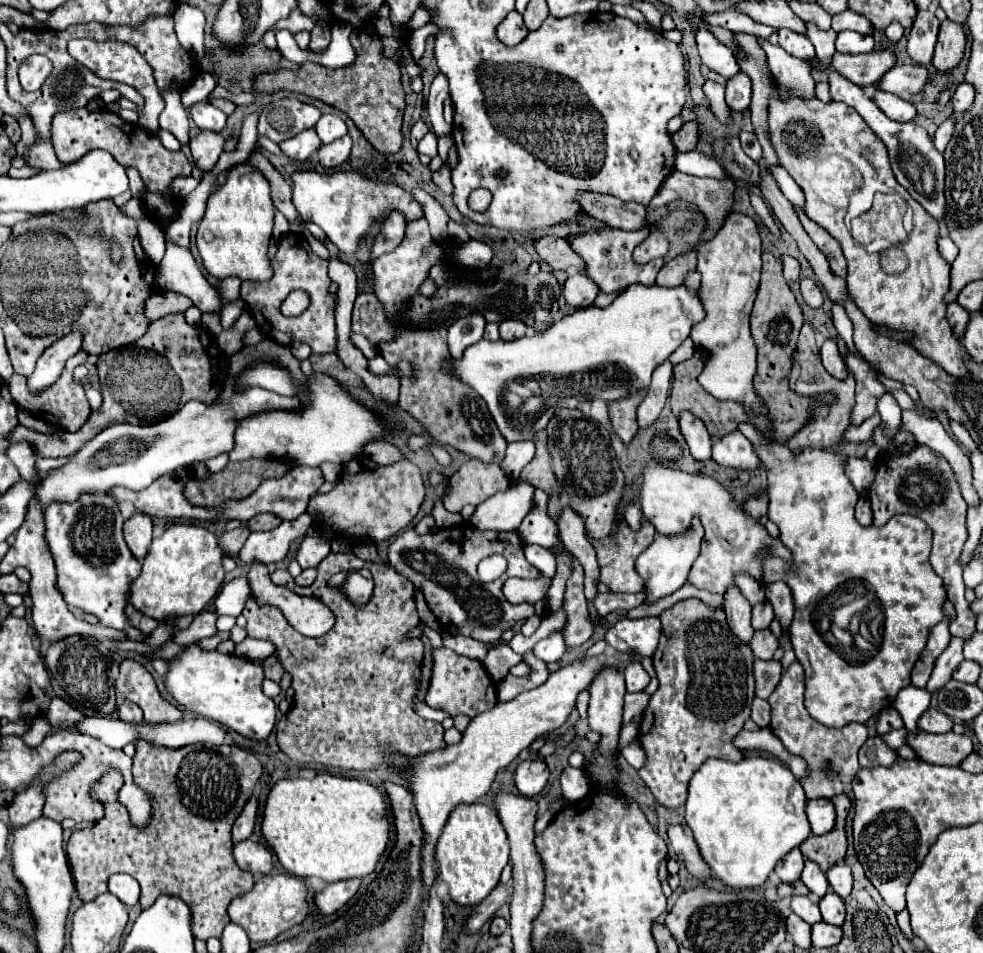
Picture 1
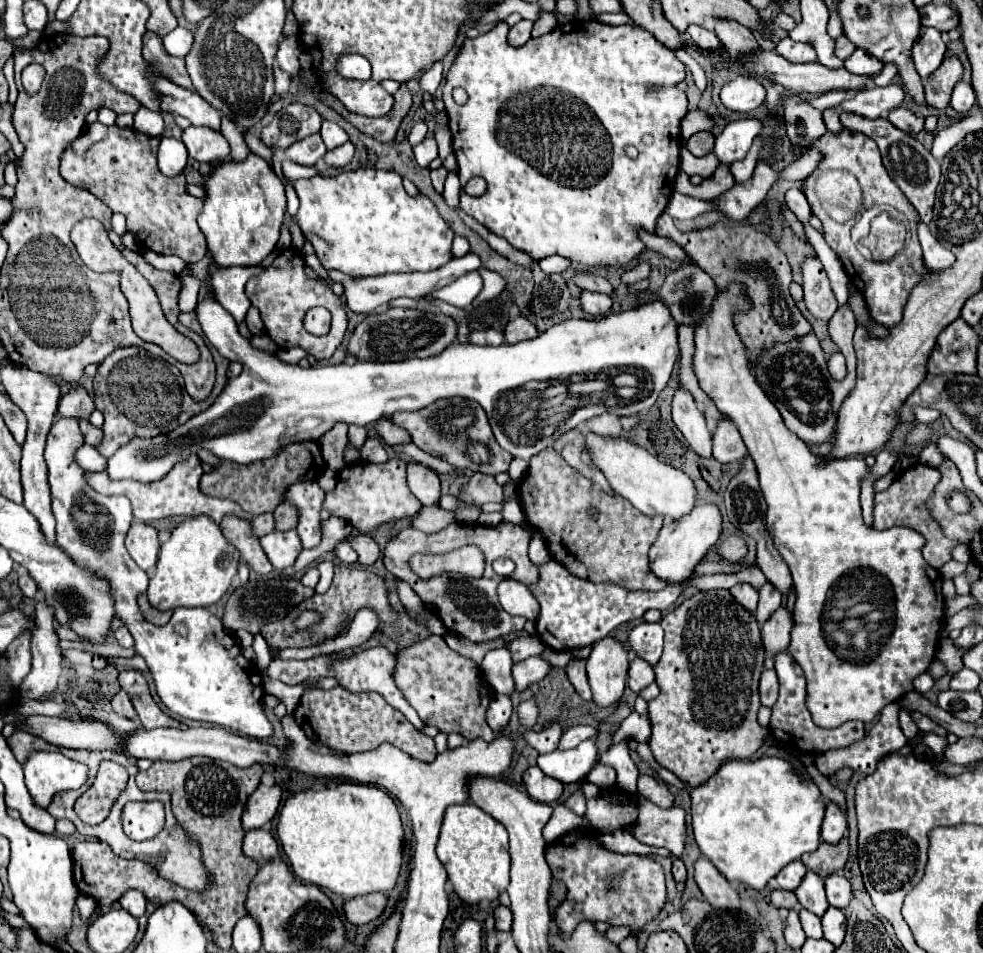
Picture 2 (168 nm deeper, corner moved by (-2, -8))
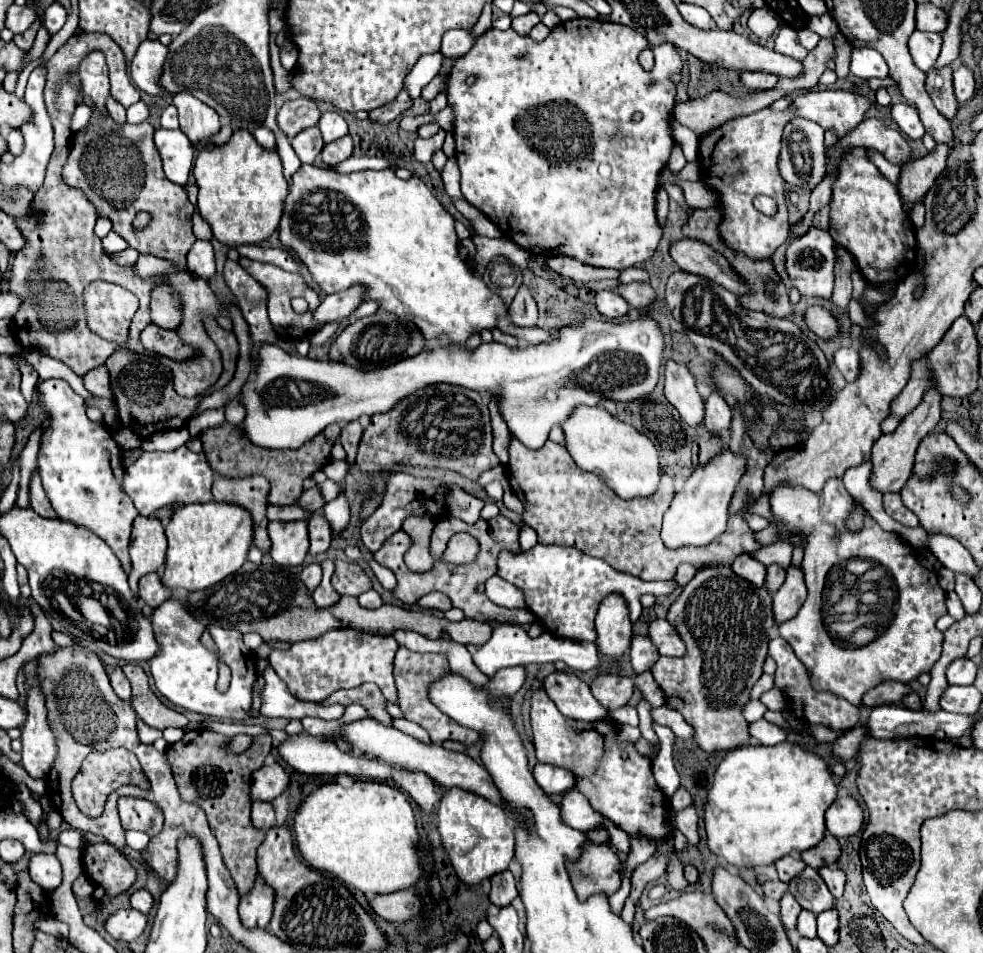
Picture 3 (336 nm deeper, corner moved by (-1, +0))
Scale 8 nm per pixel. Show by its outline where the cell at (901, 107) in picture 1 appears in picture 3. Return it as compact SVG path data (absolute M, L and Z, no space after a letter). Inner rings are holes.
M893 104L891 106L891 116L899 124L899 130L903 134L907 134L907 138L915 140L915 138L921 138L925 134L925 128L919 120L917 108L913 108L909 104Z

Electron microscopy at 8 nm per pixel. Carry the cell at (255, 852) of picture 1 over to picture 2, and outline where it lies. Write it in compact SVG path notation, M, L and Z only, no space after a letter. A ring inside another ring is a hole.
M254 828L254 830L246 832L244 852L246 852L246 856L250 856L250 858L254 858L258 862L266 862L266 860L270 860L270 858L276 856L278 842L264 828Z

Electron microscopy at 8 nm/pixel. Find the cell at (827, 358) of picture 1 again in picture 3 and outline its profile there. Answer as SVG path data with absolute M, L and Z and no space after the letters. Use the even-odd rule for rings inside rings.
M857 346L839 348L835 352L835 366L839 368L839 372L843 374L843 378L847 382L853 382L857 378L857 372L859 372L859 352L857 352Z

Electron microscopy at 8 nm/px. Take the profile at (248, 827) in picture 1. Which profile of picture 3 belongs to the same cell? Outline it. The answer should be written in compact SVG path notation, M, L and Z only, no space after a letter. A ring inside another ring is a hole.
M263 766L251 776L251 800L261 800L261 802L271 802L279 794L285 792L289 784L289 774L279 766Z

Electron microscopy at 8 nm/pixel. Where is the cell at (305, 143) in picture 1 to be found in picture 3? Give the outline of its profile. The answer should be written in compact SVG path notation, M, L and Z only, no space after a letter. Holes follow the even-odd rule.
M317 126L313 128L305 128L303 132L299 132L293 140L291 140L291 146L295 150L295 154L299 156L299 160L303 164L313 164L315 158L321 154L325 142L321 138L321 132Z

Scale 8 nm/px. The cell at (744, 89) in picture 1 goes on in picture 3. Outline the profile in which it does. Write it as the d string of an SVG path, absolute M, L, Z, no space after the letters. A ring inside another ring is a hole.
M743 72L741 74L741 86L747 88L749 92L763 92L771 90L777 84L777 76L767 74L767 72Z

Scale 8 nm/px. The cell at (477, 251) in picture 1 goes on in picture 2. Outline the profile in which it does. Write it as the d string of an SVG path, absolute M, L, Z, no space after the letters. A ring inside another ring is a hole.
M468 252L460 258L454 258L450 260L446 266L434 270L434 272L414 272L414 274L394 274L394 276L372 276L372 278L352 278L352 276L346 276L342 272L330 272L330 280L334 282L340 282L344 286L344 296L346 296L346 306L356 312L356 314L372 314L378 306L384 306L388 304L390 300L394 298L402 298L402 296L408 296L408 298L420 298L436 288L442 288L450 282L454 282L456 278L460 278L462 274L468 274L468 272L474 272L482 266L480 258L474 254L474 252Z

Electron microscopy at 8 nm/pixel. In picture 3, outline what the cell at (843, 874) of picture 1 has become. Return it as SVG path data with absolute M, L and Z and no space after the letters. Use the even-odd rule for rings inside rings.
M825 866L819 870L819 874L823 876L825 884L829 886L829 892L833 894L833 898L839 900L843 896L843 888L845 888L845 872L837 866Z

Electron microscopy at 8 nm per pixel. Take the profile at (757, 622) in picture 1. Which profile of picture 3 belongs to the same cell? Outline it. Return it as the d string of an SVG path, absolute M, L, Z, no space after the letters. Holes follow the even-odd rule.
M771 564L767 568L767 576L765 576L765 588L769 588L769 592L777 592L781 588L781 584L785 582L785 570L777 564Z

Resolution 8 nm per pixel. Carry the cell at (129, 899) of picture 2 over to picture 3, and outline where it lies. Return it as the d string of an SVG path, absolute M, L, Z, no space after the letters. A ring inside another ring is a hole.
M135 890L131 894L131 908L147 914L151 910L151 906L153 906L153 898L151 898L151 894L147 890Z

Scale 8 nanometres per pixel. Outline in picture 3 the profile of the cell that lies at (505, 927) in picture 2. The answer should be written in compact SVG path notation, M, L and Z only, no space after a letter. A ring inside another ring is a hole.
M451 788L445 792L445 796L439 802L437 818L439 818L439 834L451 858L451 864L457 872L457 878L473 886L495 874L491 880L493 888L491 888L489 900L499 908L505 908L505 904L511 904L511 900L519 892L517 892L513 874L507 870L509 862L515 856L515 836L513 836L513 828L509 824L509 816L505 814L505 810L477 794L465 792L461 788Z

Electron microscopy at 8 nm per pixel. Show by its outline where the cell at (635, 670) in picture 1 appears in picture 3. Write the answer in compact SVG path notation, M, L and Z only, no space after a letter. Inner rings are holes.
M637 636L631 640L631 666L635 674L643 674L653 668L653 664L659 660L657 648L651 644L649 638Z

